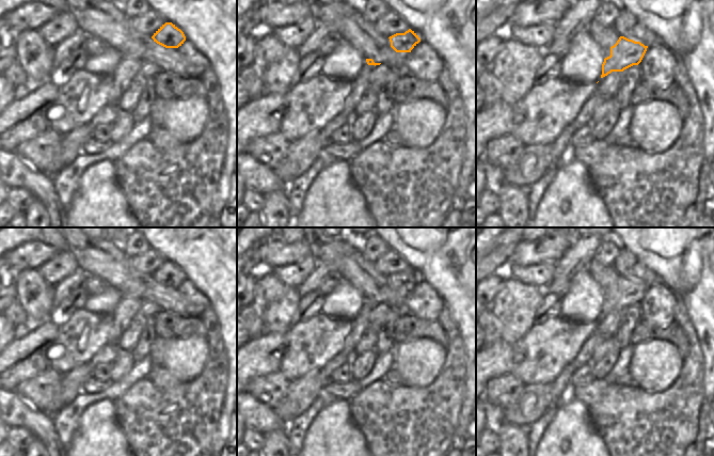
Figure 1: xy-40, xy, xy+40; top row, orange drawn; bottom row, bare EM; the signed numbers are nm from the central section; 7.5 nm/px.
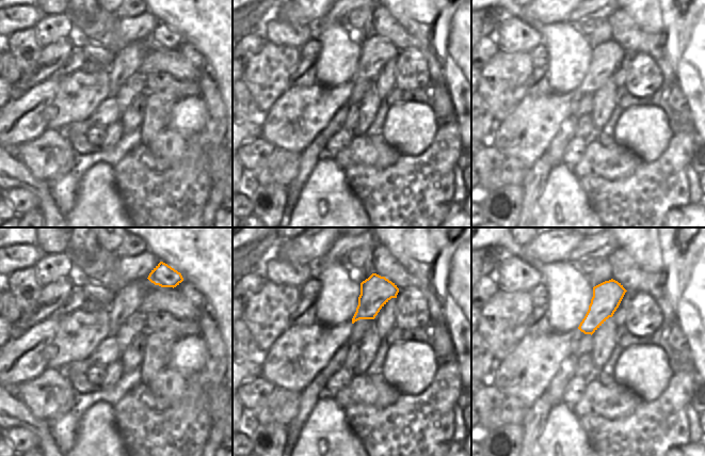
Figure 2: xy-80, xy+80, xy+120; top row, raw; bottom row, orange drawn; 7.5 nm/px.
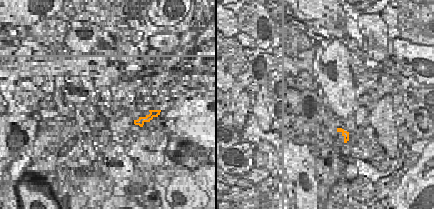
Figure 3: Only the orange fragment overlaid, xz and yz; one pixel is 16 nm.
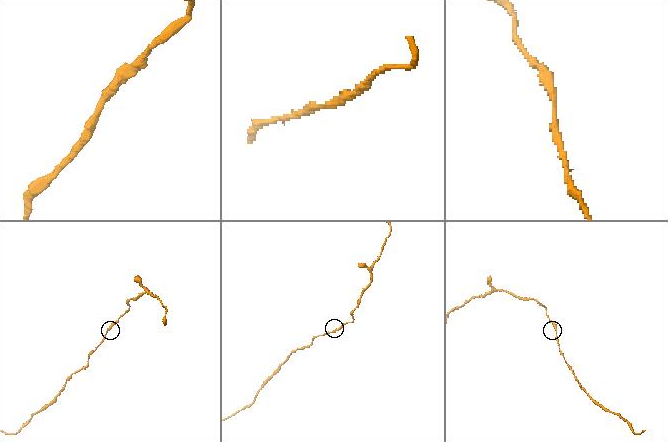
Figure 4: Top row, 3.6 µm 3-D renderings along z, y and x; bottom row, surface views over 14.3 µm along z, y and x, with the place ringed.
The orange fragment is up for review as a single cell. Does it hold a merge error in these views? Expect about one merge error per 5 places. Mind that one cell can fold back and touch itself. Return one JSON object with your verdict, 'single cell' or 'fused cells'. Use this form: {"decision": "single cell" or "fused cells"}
{"decision": "single cell"}

